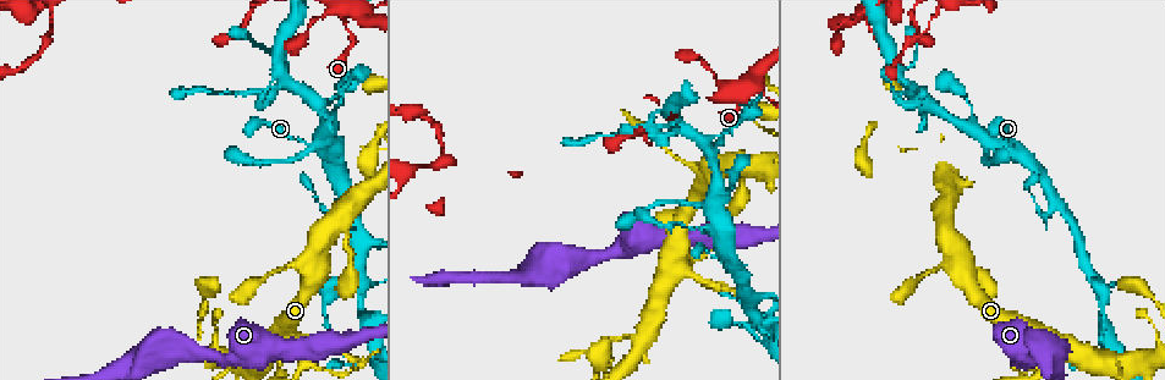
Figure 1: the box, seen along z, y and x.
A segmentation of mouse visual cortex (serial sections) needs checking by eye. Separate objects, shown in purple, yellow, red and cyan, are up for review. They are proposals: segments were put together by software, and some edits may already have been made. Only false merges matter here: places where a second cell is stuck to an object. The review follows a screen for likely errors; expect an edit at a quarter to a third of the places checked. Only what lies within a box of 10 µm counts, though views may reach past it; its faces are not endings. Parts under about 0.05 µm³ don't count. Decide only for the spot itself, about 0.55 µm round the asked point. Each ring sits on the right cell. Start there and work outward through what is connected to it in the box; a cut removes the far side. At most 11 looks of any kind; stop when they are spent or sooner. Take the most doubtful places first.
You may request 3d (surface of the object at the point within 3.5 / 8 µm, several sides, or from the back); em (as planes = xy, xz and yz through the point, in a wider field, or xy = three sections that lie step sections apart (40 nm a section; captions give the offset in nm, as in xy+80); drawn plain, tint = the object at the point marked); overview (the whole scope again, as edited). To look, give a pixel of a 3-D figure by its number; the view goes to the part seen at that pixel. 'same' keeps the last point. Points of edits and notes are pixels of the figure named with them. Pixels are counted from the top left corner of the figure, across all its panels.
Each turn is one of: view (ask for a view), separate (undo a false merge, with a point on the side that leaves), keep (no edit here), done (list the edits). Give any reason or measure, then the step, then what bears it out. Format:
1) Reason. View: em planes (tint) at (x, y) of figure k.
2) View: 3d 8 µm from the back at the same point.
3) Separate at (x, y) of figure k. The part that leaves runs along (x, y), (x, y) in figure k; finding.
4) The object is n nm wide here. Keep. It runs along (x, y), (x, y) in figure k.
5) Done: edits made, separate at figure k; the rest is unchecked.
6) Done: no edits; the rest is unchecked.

Calibre changes. View: 3d 3.5 µm at (867, 25) of figure 1.

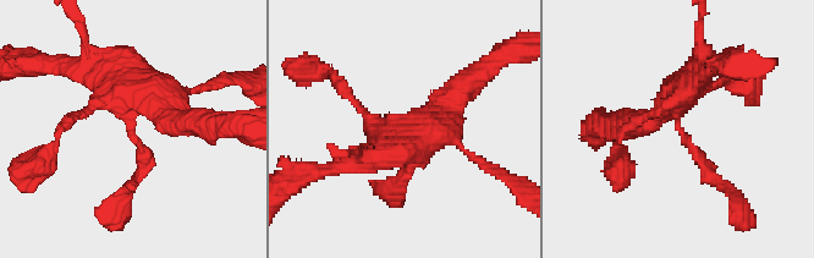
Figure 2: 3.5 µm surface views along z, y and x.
View: em xy step 3 (tint) at (682, 131) of figure 2.

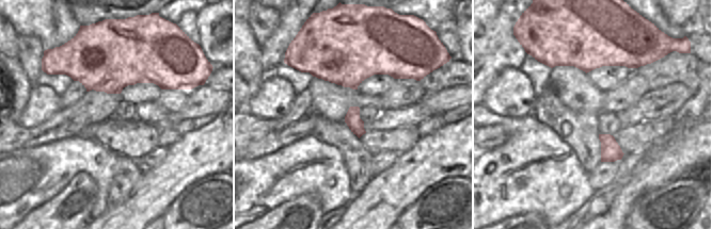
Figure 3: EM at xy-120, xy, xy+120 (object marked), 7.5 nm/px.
The object is 120 nm wide here. Keep. It runs along (727, 187), (680, 131), (677, 97), (655, 116) in figure 2; all the same cell.

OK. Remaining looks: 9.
Four or more arms meet. View: 3d 3.5 µm at (637, 336) of figure 1.

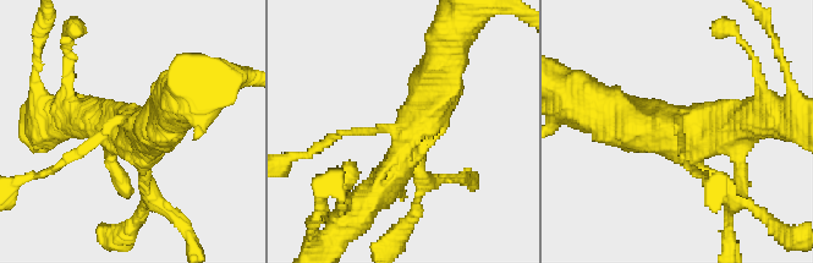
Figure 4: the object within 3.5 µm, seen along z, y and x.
4 arms meet here; the arms are 150, 200, 450, 500 nm wide; now the EM. View: em xy step 3 (tint) at (679, 122) of figure 4.

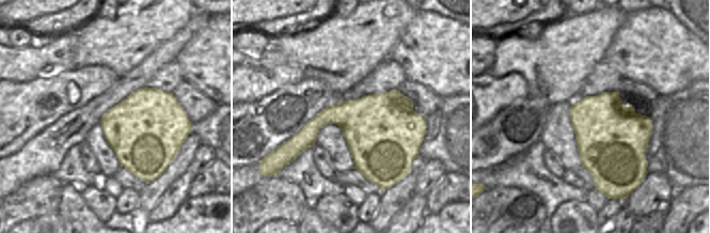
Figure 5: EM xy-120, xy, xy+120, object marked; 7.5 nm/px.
View: em planes (tint) at the same point.

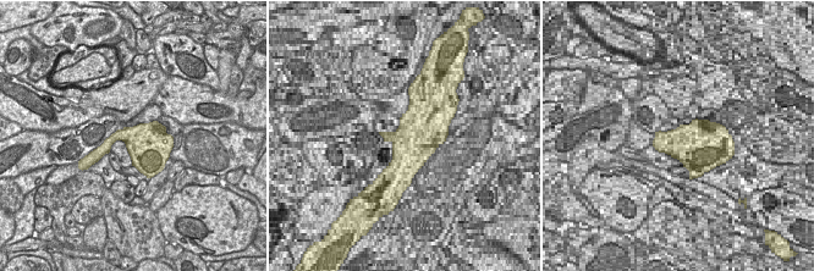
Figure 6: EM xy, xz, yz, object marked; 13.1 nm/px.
Keep. It runs along (444, 59), (426, 119), (377, 195) in figure 4; one cell here.

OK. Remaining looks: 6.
Small branch off a trunk. View: 3d 3.5 µm at (713, 226) of figure 1.

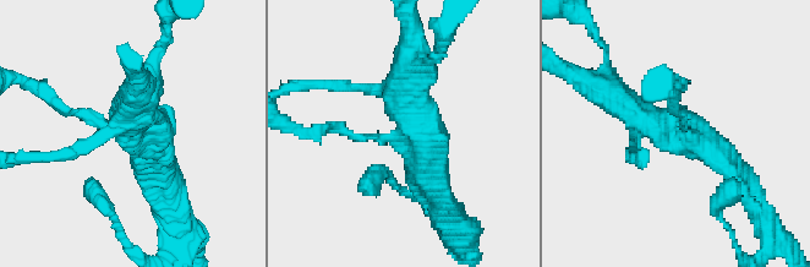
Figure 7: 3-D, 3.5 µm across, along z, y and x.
Now the EM. View: em xy step 1 (tint) at (682, 133) of figure 7.

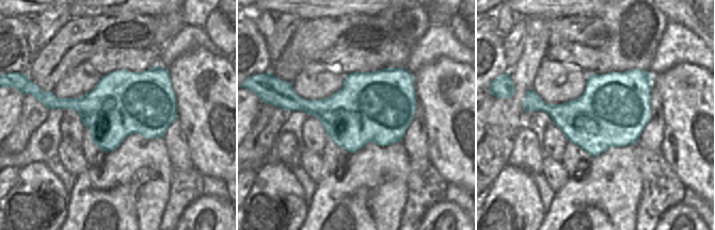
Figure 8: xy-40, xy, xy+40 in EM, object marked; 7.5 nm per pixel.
The object is 550 nm wide here. Keep. It runs along (56, 103), (127, 132), (136, 99) in figure 7; one cell here.

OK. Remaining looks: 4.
Four arms meet. View: 3d 3.5 µm from the back at (901, 74) of figure 1.

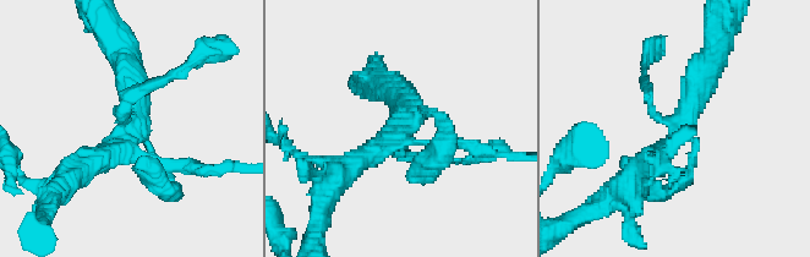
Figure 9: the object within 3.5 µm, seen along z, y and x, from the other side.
View: em xy step 1 (tint) at (124, 134) of figure 9.

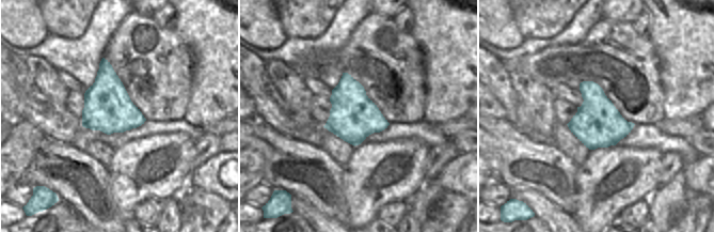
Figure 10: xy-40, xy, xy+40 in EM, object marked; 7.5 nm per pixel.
Keep. All the same cell.

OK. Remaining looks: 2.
Abrupt turn. View: 3d 3.5 µm at (754, 334) of figure 1.

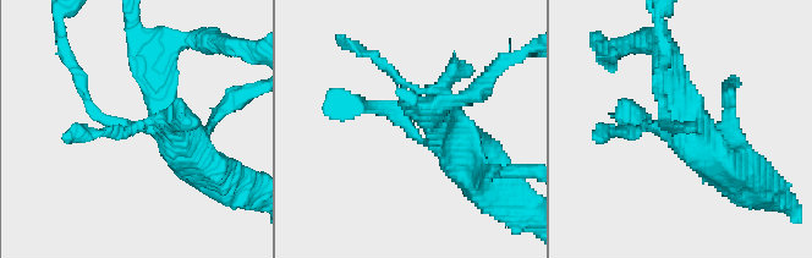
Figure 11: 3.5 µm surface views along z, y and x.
4 arms meet here; the arms are 100, 150, 400, 450 nm wide; now the EM. View: em xy step 5 (tint) at (410, 122) of figure 11.

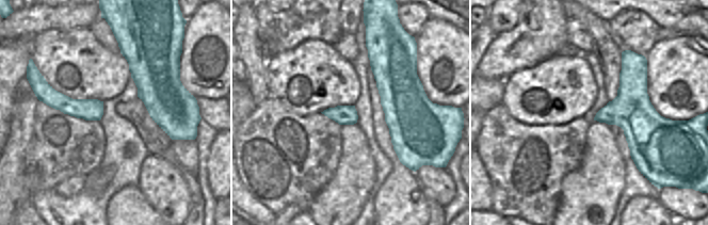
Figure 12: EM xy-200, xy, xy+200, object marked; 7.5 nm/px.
Keep. All the same cell.

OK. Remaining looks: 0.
Done: no edits; the rest is unchecked.

